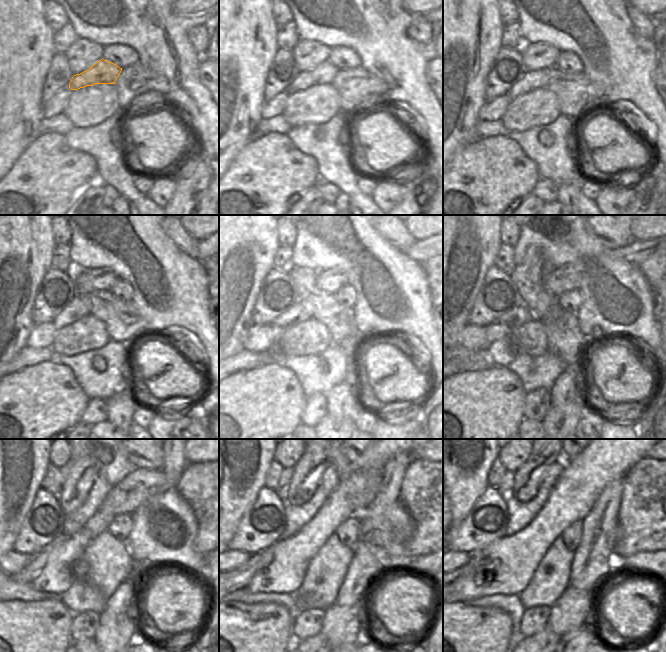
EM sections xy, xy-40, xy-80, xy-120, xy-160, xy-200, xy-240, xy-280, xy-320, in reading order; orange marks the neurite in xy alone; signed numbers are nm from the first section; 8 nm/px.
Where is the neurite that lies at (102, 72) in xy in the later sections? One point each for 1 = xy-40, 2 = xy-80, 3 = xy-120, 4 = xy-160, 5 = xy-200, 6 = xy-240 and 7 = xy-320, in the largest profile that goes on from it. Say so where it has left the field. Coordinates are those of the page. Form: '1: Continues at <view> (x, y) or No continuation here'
1: Continues at xy-40 (324, 73)
2: Continues at xy-80 (532, 79)
3: Continues at xy-120 (80, 306)
4: Continues at xy-160 (297, 313)
5: Continues at xy-200 (518, 315)
6: Continues at xy-240 (38, 560)
7: Continues at xy-320 (468, 569)

